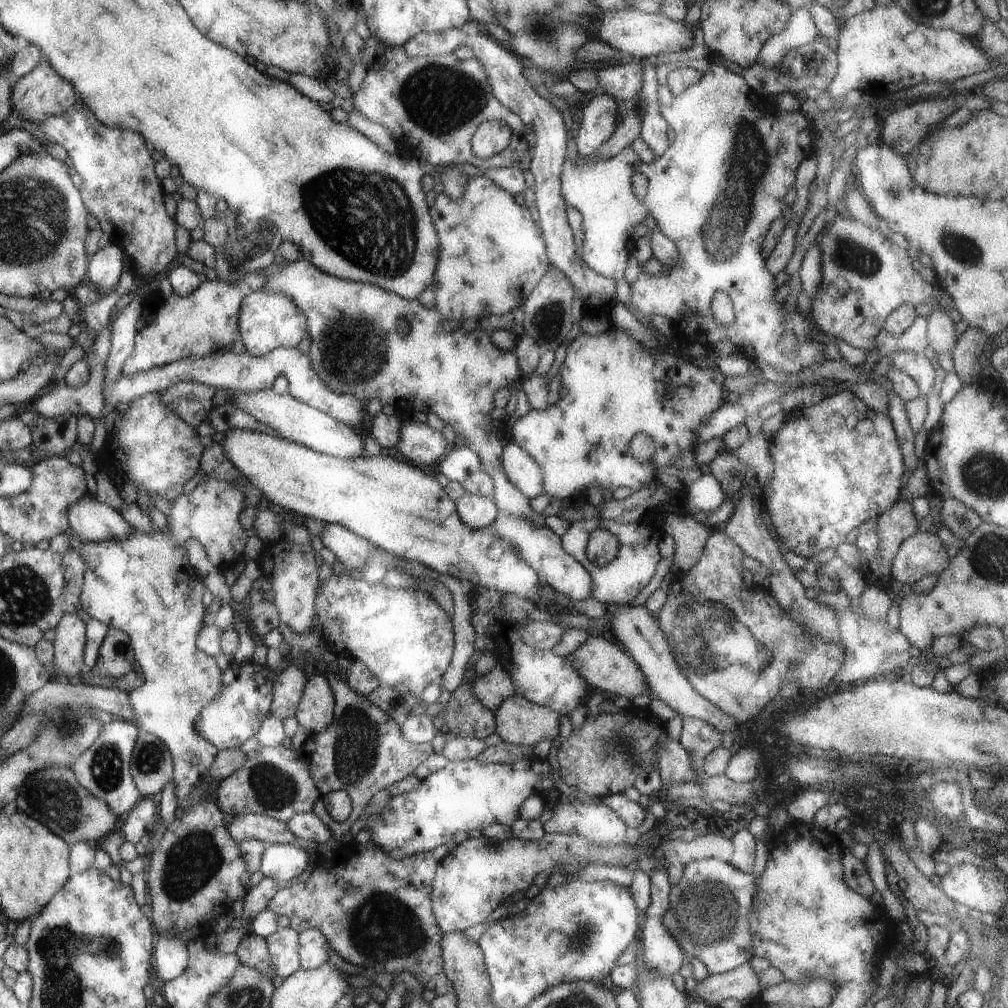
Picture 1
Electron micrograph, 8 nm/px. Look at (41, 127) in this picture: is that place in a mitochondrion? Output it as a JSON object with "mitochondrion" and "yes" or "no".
{"mitochondrion":"no"}

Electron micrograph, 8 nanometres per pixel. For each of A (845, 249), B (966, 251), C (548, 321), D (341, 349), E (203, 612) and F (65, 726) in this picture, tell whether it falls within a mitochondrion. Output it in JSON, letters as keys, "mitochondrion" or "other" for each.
{"A":"mitochondrion","B":"mitochondrion","C":"mitochondrion","D":"mitochondrion","E":"other","F":"mitochondrion"}

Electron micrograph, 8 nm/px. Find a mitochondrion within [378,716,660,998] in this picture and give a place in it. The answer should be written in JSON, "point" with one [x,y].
{"point":[579,941]}

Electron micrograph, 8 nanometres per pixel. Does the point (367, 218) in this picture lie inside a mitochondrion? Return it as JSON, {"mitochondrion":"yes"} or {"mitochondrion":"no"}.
{"mitochondrion":"yes"}

